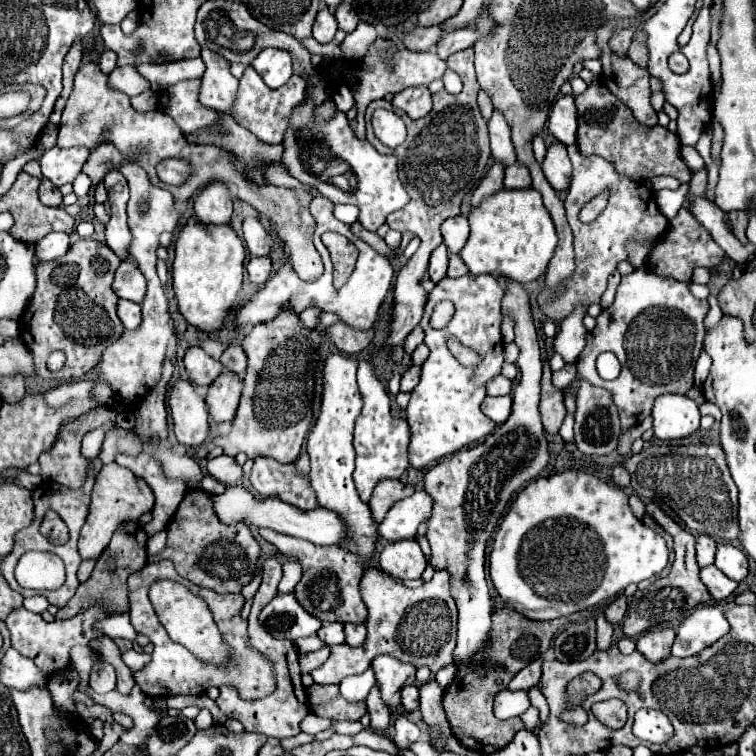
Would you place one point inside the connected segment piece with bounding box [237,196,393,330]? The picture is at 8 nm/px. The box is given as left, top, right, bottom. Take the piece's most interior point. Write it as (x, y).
(357, 301)

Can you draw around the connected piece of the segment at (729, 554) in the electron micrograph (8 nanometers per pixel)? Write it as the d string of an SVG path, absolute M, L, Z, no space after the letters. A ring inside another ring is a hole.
M729 542L719 544L717 556L715 556L715 566L723 574L727 574L727 578L731 578L735 582L745 580L745 576L747 576L747 556L745 556L745 552L741 548L729 544Z

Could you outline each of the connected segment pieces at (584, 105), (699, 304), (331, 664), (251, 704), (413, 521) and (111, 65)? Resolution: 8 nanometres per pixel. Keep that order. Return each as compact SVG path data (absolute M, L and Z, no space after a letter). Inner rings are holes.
M595 80L589 84L587 90L575 98L575 106L579 118L577 146L581 152L585 152L585 156L603 156L605 160L611 160L619 172L631 176L633 180L647 180L663 174L675 176L681 182L691 180L691 170L681 160L679 136L663 126L647 128L637 122L631 110L617 96L613 96L603 82Z
M633 270L631 274L625 274L621 278L613 304L595 318L597 326L593 328L593 332L587 334L587 346L577 360L577 380L573 382L571 388L577 388L579 380L587 380L593 386L601 386L609 390L615 406L619 408L621 428L627 430L631 426L641 424L639 420L645 420L651 414L653 402L659 394L663 392L685 394L693 386L693 370L695 370L695 362L699 358L699 352L703 348L703 338L705 338L703 318L707 310L709 310L707 300L697 300L691 294L687 282L677 282L671 276L659 276L647 270ZM605 350L611 350L621 362L621 374L611 382L603 380L595 370L595 360Z
M369 566L361 578L361 596L369 608L369 622L367 622L367 640L363 648L351 648L347 644L331 648L331 656L323 666L311 672L315 684L341 684L343 678L353 674L363 674L375 656L387 654L391 658L397 658L399 662L411 664L415 668L427 666L433 674L449 664L453 664L453 648L455 648L455 634L457 634L457 608L449 592L449 572L447 570L435 570L435 576L425 582L421 588L407 588L405 584L397 582L393 576L385 574L379 568Z
M269 558L263 562L263 580L261 586L257 590L253 598L253 606L249 614L249 646L253 650L257 650L259 654L263 654L275 668L275 690L259 700L243 700L237 694L235 686L219 686L221 694L217 698L217 706L223 710L223 714L227 718L235 718L243 724L245 730L249 732L261 732L265 736L273 736L273 738L289 738L299 734L299 722L309 714L309 702L307 702L307 692L301 684L301 672L299 672L299 654L293 648L293 644L289 640L277 640L273 638L261 624L259 624L259 614L261 610L277 596L277 584L281 580L281 564L275 558Z
M419 490L413 496L395 504L391 512L387 512L385 520L379 524L379 534L389 542L415 538L419 524L429 520L431 510L433 498L425 490Z
M105 50L105 52L101 54L101 58L99 58L99 68L101 68L105 74L109 74L109 72L115 70L115 66L117 66L117 56L115 56L115 52Z

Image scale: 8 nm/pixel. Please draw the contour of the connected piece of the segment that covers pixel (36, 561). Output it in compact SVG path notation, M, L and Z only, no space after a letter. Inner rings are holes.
M27 552L15 568L15 578L23 588L57 590L65 582L65 568L51 552Z

